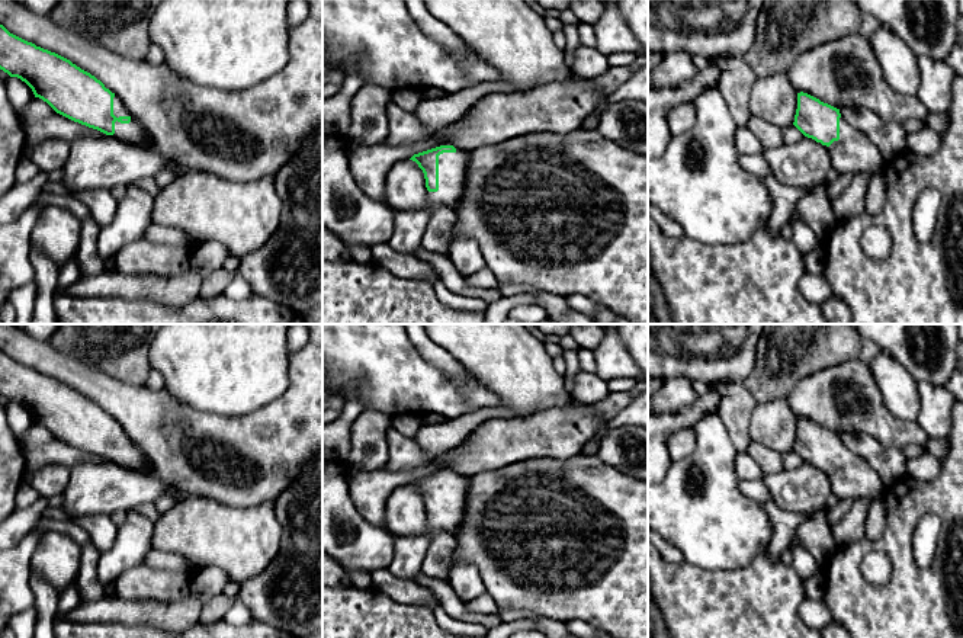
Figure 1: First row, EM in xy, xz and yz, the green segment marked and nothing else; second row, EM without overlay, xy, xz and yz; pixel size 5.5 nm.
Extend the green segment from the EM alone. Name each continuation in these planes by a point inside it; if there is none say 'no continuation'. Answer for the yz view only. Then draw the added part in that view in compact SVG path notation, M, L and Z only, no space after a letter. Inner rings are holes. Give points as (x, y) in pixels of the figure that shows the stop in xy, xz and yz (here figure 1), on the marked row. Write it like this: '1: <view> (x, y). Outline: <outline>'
1: yz (854, 153). Outline: M840 118L840 140L828 148L831 167L838 173L851 176L860 173L876 174L883 171L886 161L880 148L860 128ZM824 145L826 147L826 145Z

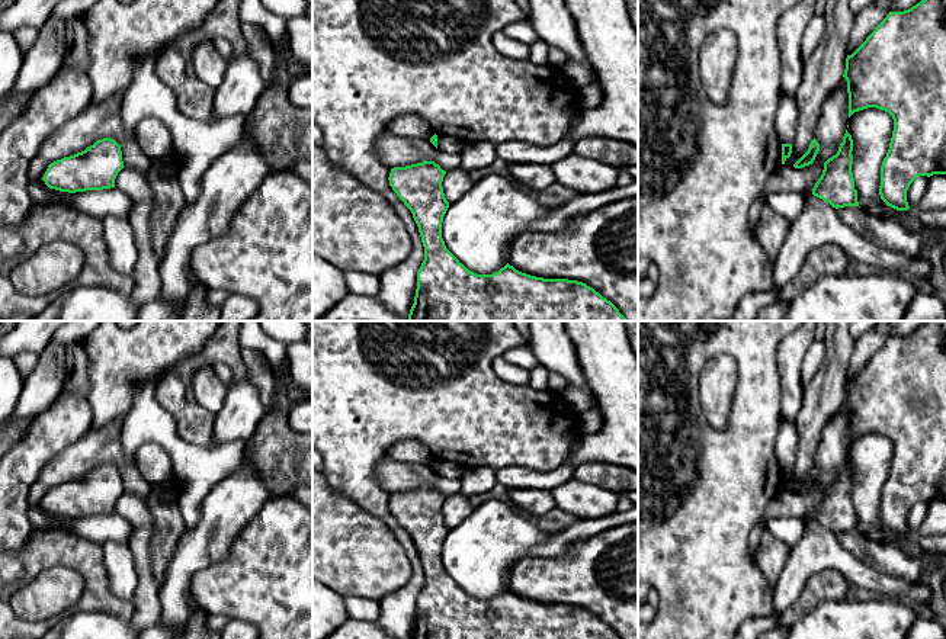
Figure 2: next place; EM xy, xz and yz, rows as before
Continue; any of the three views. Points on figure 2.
no continuation

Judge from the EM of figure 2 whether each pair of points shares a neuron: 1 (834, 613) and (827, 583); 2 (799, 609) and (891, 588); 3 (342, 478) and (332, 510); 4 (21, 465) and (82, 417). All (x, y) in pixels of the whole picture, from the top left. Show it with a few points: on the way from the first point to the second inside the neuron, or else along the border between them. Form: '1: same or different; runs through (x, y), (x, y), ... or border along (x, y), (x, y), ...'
1: different; border along (846, 597), (820, 601), (801, 616)
2: different; border along (815, 574), (824, 570), (836, 570), (850, 583)
3: different; border along (327, 482), (365, 511)
4: same; runs through (35, 450), (67, 418)

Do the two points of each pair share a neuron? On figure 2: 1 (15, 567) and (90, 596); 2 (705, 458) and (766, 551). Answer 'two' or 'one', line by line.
1: one
2: two

